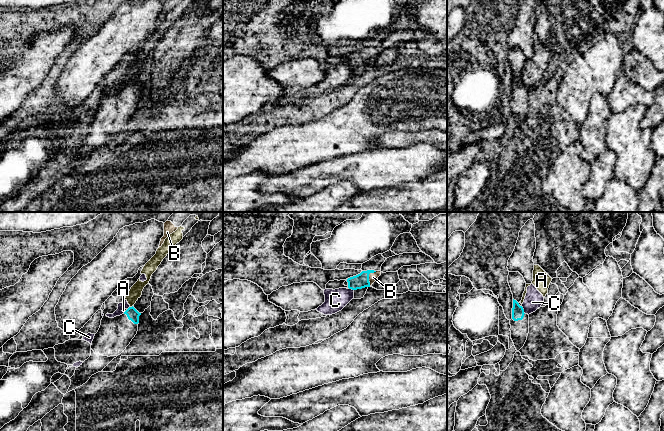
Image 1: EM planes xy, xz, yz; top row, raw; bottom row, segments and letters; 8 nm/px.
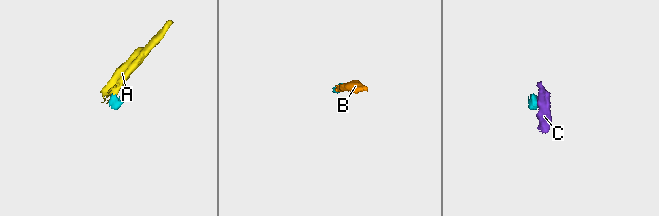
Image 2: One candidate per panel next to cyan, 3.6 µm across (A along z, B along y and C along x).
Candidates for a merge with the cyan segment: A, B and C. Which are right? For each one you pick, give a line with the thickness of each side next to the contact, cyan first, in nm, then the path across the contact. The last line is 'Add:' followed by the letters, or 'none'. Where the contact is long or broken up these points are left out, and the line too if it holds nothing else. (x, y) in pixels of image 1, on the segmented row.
B: 120 nm thick on the cyan side, 70 nm on the other
Add: B

